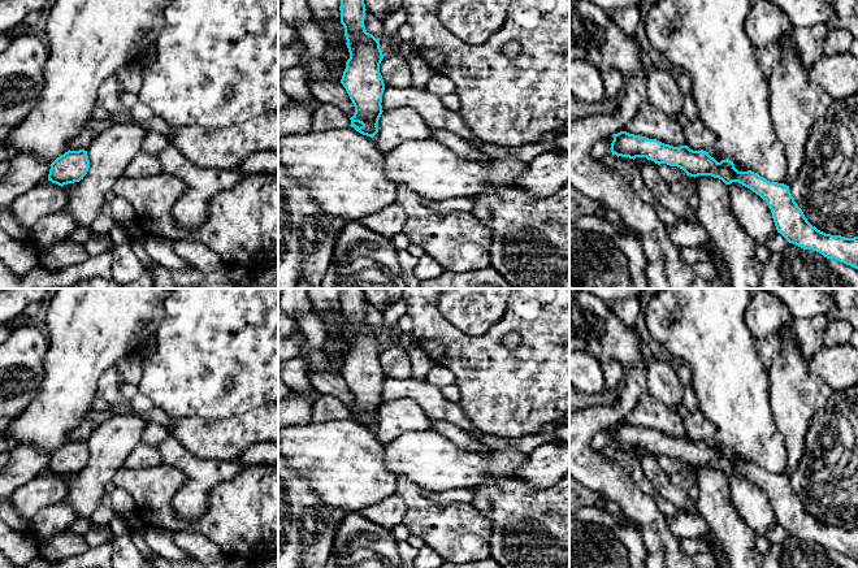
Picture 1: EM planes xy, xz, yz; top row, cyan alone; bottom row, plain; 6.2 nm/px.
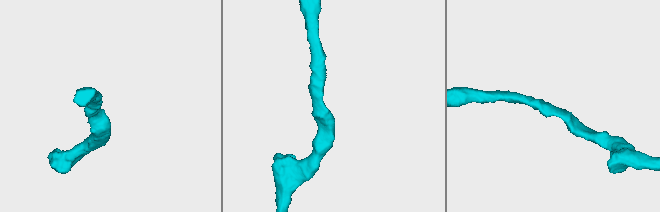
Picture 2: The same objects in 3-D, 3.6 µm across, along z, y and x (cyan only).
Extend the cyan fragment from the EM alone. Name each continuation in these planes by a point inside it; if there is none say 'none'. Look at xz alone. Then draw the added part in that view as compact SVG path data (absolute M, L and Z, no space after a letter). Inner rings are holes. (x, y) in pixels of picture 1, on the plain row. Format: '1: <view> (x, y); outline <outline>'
none

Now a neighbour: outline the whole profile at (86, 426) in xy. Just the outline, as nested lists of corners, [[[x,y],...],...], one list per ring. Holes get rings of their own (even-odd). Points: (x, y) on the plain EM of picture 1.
[[[108,409],[105,411],[91,411],[83,417],[83,422],[73,429],[69,434],[70,442],[79,442],[90,438],[92,430],[101,422],[109,420],[113,413]]]

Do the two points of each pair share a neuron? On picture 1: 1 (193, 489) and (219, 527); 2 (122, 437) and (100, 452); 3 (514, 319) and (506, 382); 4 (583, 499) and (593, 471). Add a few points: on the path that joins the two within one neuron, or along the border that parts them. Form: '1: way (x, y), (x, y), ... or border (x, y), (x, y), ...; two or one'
1: border (221, 482), (200, 517), (177, 516); two
2: way (117, 437), (105, 449); one
3: way (498, 334), (495, 337), (495, 367); one
4: border (583, 484), (596, 490), (602, 498); two

